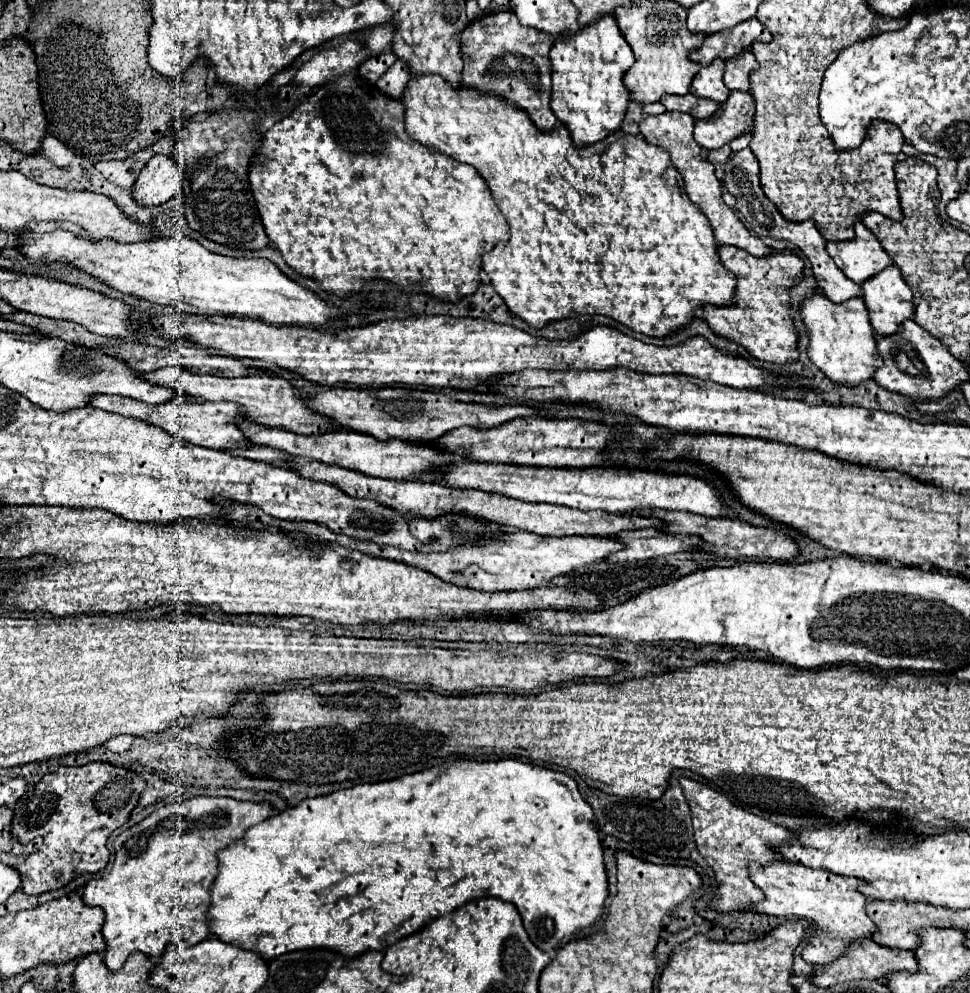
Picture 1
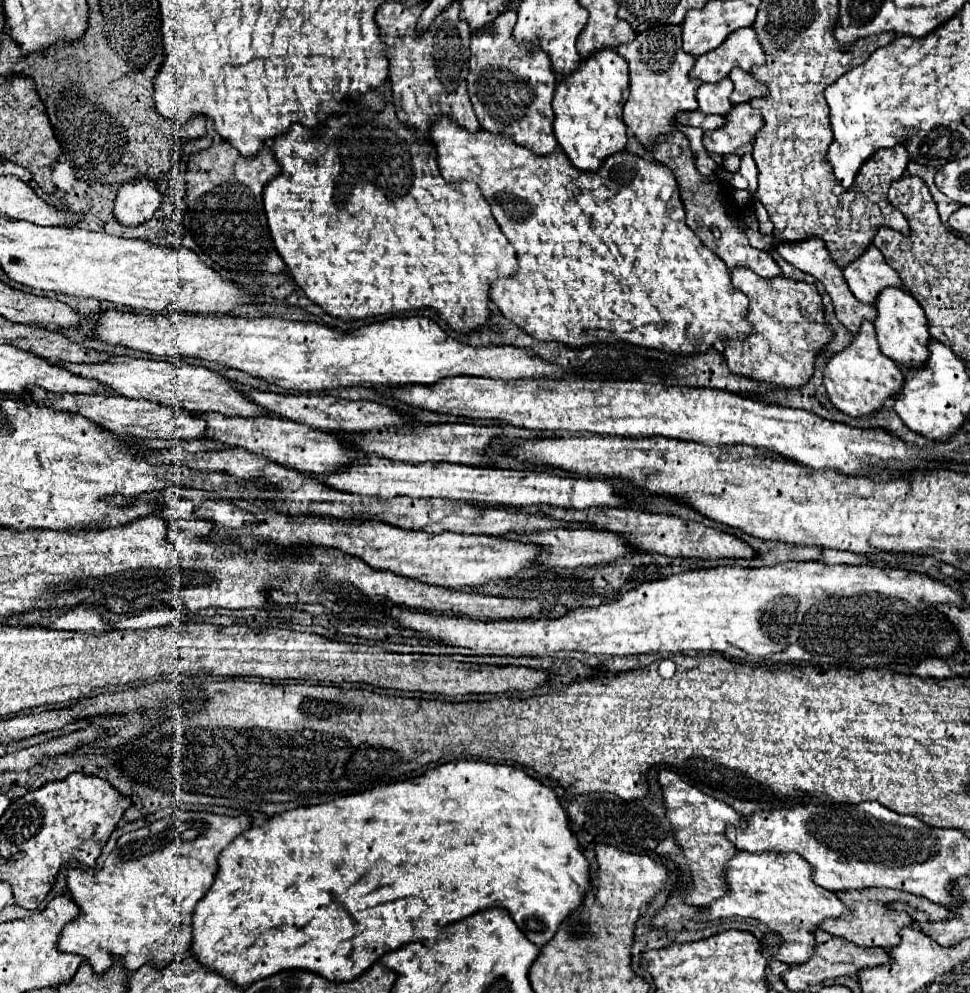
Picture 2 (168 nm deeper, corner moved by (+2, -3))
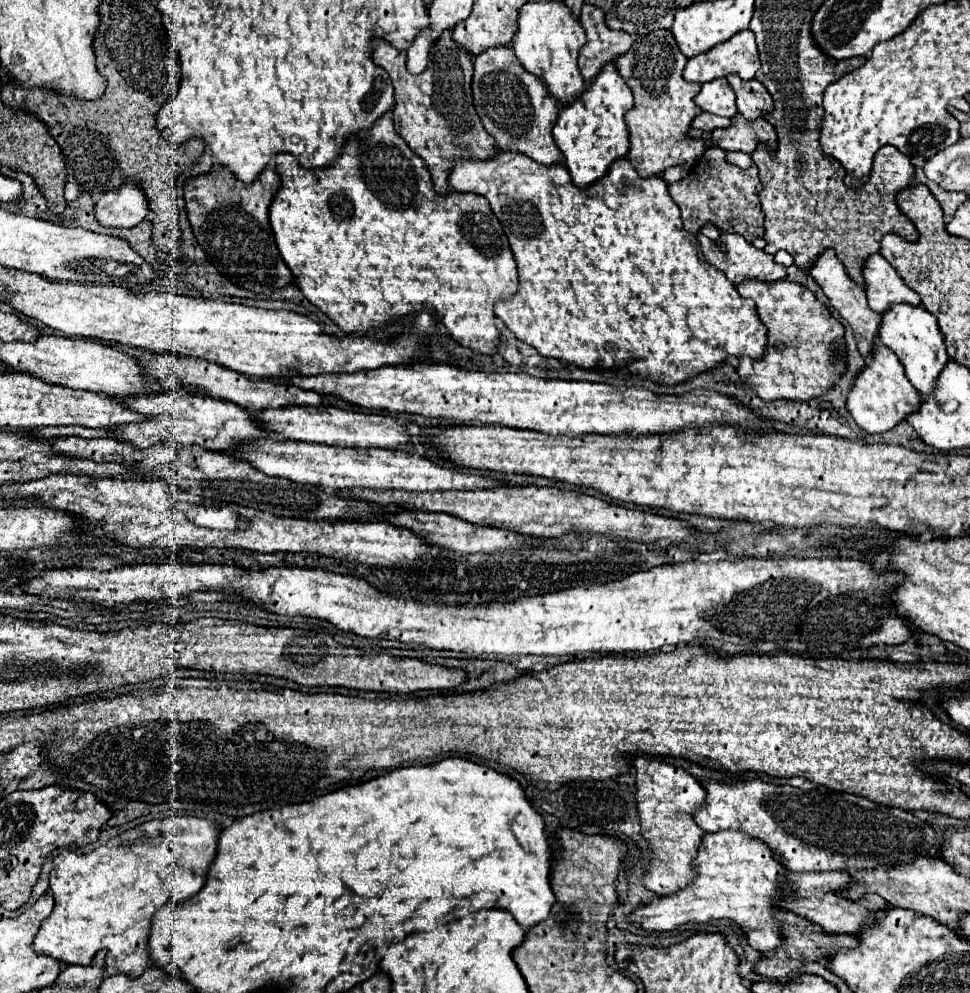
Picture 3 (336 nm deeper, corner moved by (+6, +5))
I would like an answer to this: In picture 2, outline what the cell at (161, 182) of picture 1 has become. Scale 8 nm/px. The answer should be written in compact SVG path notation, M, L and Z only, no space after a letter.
M132 179L122 183L118 189L114 199L114 215L122 225L144 223L162 205L162 199L164 195L160 193L154 179Z

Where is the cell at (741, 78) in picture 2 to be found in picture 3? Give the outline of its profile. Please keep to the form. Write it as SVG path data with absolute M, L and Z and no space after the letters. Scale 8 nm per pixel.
M730 75L728 83L736 93L738 111L746 121L752 123L772 111L772 97L760 81L742 81L738 75Z

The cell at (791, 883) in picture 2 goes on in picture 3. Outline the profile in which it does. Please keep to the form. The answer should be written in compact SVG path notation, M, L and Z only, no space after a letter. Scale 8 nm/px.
M730 829L704 833L692 863L696 875L682 891L654 897L646 905L638 905L628 915L628 923L648 933L664 933L674 931L684 923L708 923L728 919L742 927L748 945L760 953L770 953L774 951L774 947L778 947L778 943L782 943L782 937L778 935L778 925L772 917L772 909L776 907L774 899L782 895L776 889L778 877L786 873L786 867L782 867L782 863L772 857L772 851L762 841L754 841L748 835Z

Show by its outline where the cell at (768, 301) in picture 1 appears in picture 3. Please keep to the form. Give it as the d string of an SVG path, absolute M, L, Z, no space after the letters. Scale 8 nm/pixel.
M748 279L736 289L742 297L754 299L758 317L768 327L766 355L758 361L740 359L740 379L764 401L810 401L832 389L836 381L846 373L844 327L830 315L826 307L820 305L814 293L786 279L778 283Z

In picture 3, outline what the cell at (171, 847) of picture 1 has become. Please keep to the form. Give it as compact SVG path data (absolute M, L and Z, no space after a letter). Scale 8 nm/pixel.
M168 817L162 821L148 821L140 827L128 829L118 837L102 843L98 849L86 855L74 851L60 851L52 859L50 891L54 897L54 911L42 921L32 949L38 955L54 957L66 965L86 965L94 953L106 949L106 973L126 973L138 977L150 967L148 959L148 933L152 915L170 899L190 899L206 881L208 863L216 853L218 829L208 819L198 817Z

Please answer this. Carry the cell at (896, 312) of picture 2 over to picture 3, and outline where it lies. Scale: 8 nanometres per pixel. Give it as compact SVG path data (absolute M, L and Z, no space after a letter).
M894 305L886 315L882 317L880 335L878 339L892 349L902 365L906 367L906 375L910 383L922 393L930 395L936 387L936 379L940 377L944 365L948 363L948 351L944 343L944 335L938 329L938 321L932 313L928 313L924 307L910 307L910 305Z

